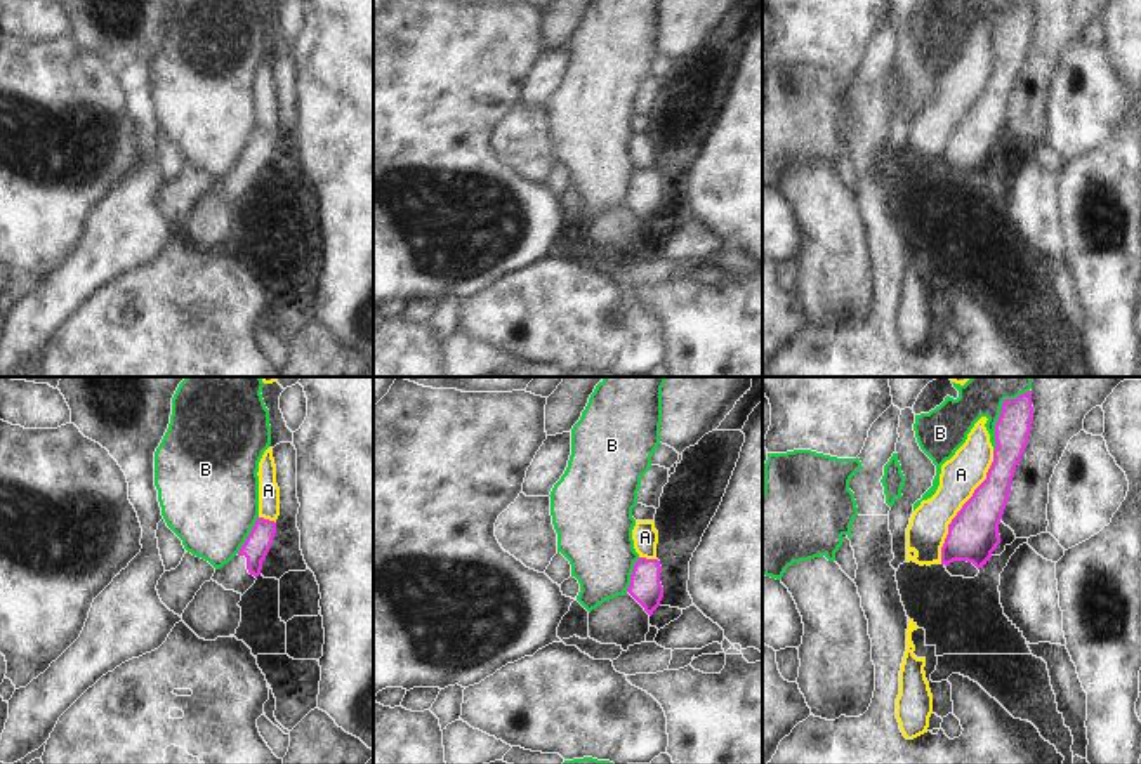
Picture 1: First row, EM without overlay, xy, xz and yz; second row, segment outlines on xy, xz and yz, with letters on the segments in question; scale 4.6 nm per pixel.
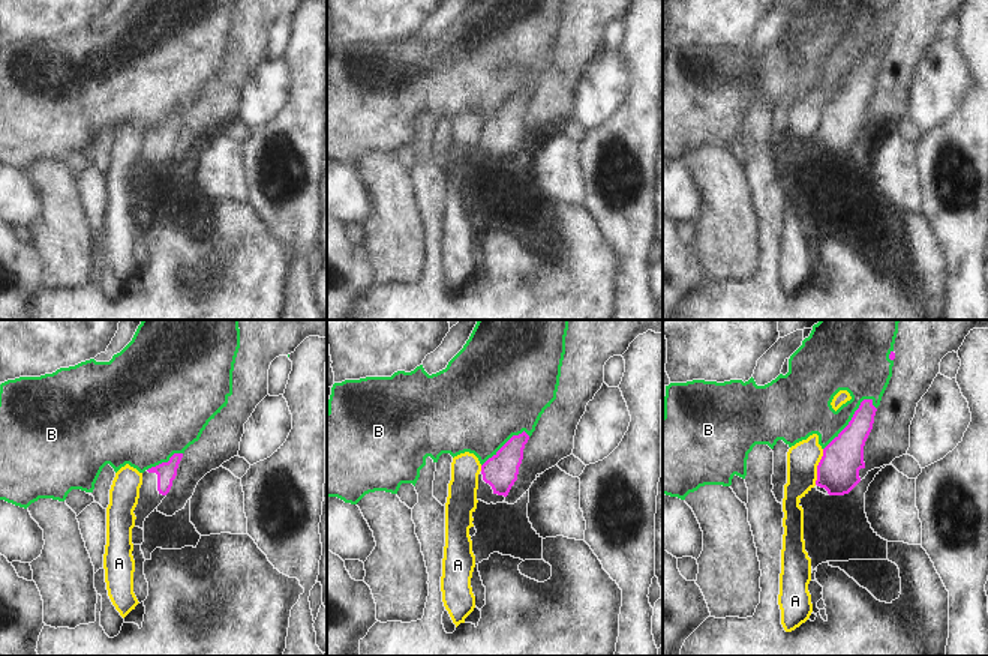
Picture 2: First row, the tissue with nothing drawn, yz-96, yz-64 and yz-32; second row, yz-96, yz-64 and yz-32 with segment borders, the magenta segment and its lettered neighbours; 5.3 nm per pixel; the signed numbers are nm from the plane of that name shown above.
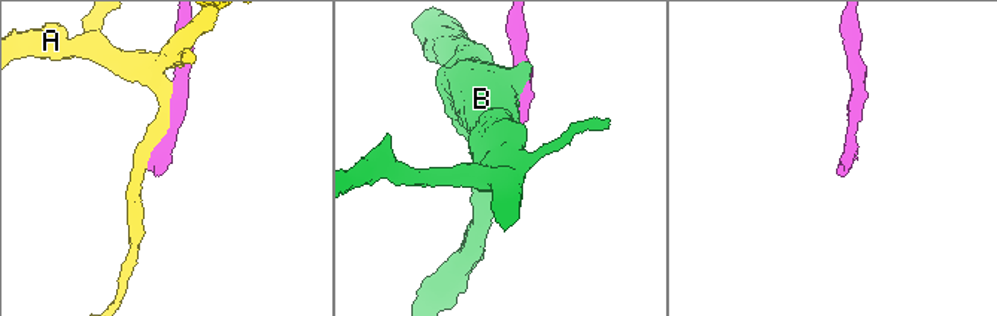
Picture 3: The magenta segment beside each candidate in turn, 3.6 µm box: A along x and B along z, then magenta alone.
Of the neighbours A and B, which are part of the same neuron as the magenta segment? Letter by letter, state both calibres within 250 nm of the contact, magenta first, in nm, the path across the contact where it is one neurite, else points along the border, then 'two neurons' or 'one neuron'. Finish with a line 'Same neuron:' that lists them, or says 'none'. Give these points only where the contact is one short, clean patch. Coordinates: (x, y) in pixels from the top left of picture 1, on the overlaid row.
A: 240 nm thick on the magenta side, 180 nm on the other; two neurons
B: 160 nm thick on the magenta side, 220 nm on the other; two neurons
Same neuron: none

